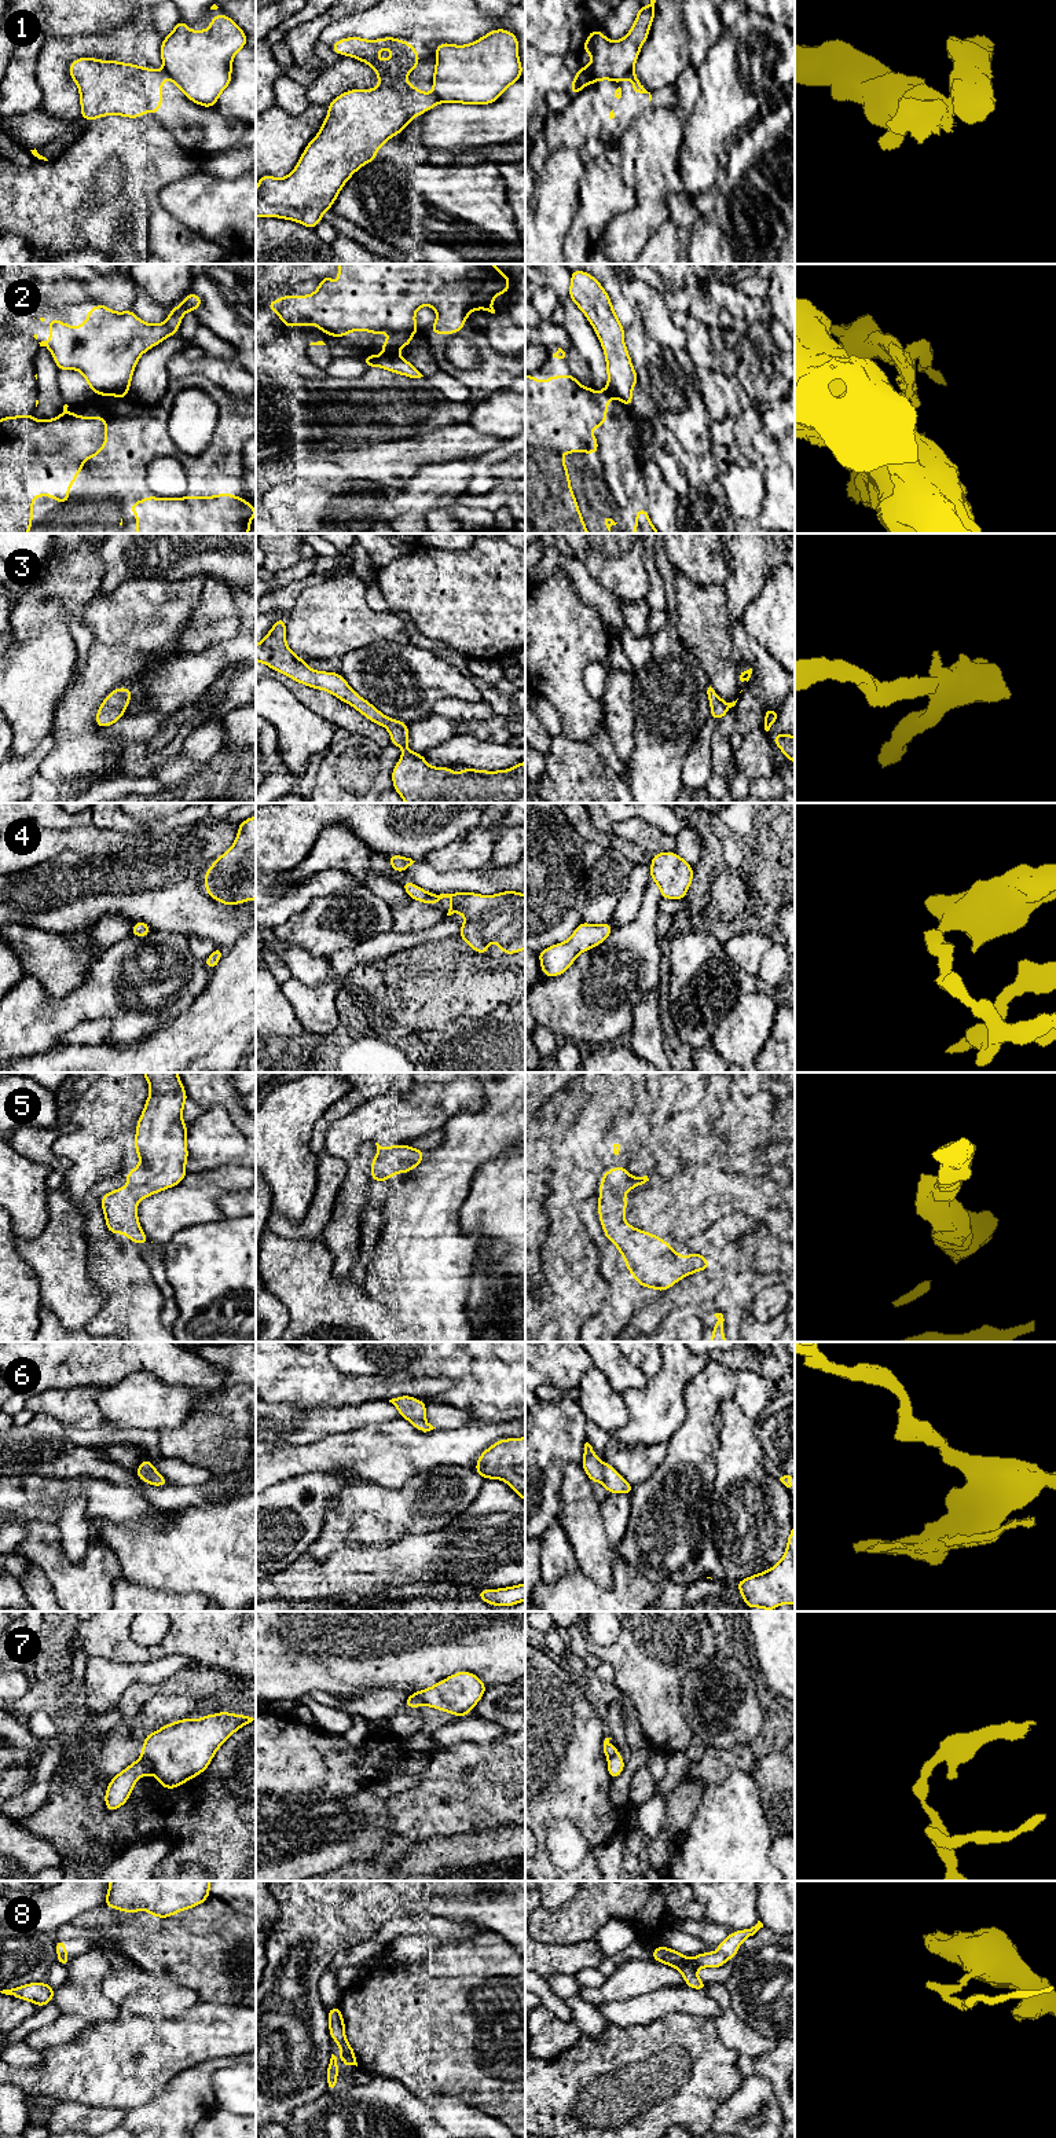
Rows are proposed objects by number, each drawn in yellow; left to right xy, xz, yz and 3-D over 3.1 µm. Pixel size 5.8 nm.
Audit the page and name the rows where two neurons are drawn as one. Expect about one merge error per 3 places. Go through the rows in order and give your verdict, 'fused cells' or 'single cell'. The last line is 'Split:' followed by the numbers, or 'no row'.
1: fused cells
2: fused cells
3: single cell
4: single cell
5: single cell
6: single cell
7: fused cells
8: fused cells
Split: 1, 2, 7, 8

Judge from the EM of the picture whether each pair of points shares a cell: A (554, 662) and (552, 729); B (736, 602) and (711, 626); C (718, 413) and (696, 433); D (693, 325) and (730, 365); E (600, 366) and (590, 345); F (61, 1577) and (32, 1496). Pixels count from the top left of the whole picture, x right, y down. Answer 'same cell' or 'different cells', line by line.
A: different cells
B: different cells
C: different cells
D: same cell
E: same cell
F: different cells

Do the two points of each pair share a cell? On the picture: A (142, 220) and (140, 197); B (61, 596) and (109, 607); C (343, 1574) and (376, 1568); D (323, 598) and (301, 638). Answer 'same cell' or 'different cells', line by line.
A: different cells
B: different cells
C: same cell
D: same cell

